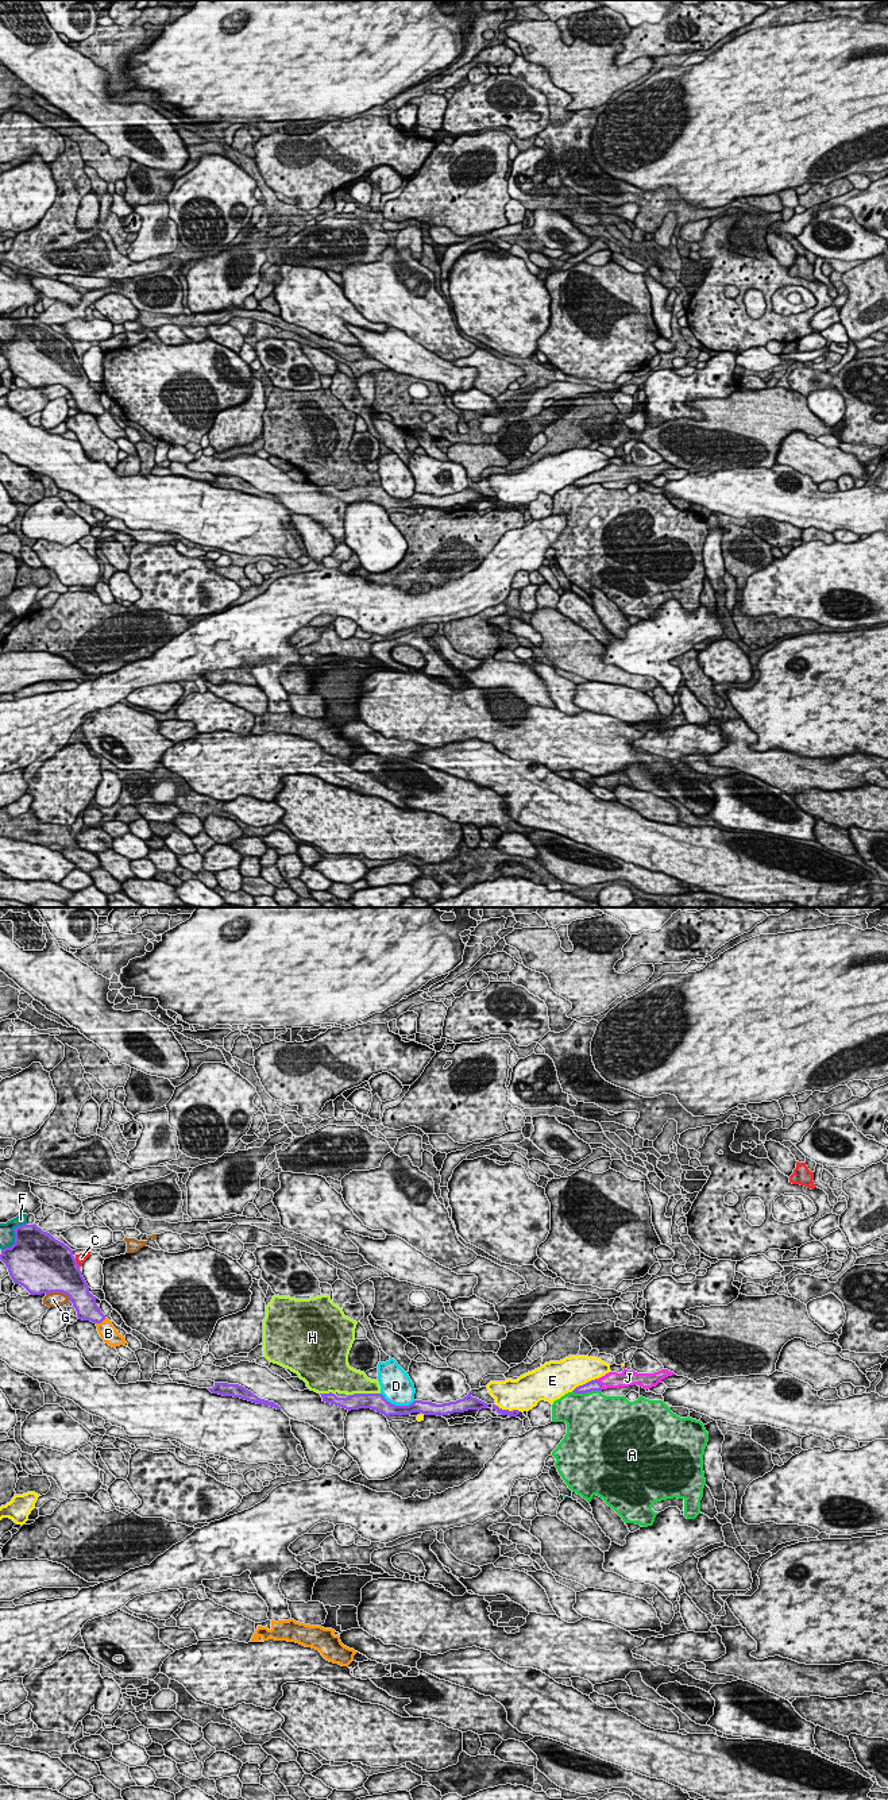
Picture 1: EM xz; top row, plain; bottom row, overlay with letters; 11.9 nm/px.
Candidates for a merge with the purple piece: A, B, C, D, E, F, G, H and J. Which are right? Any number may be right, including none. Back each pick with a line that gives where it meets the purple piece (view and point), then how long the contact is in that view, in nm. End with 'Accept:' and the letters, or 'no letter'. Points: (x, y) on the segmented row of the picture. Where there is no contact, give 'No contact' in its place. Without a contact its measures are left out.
J: Touches purple at xz (601, 1384). Shared border 150 nm
Accept: J

